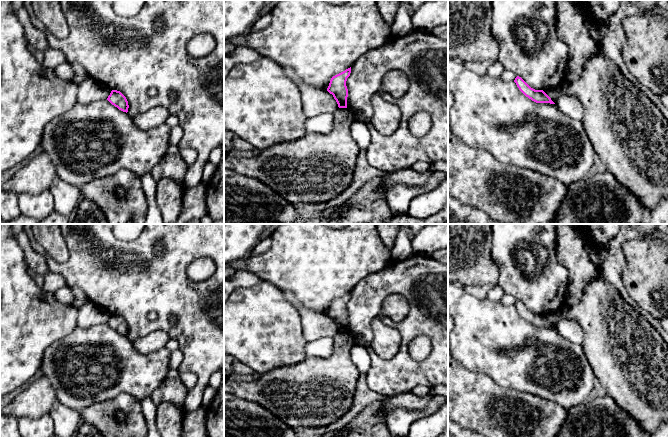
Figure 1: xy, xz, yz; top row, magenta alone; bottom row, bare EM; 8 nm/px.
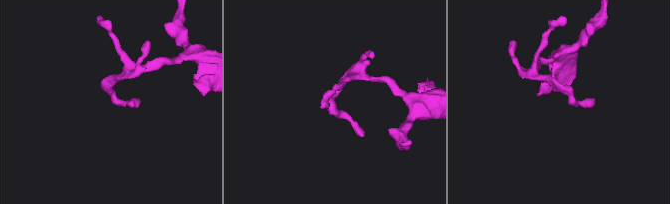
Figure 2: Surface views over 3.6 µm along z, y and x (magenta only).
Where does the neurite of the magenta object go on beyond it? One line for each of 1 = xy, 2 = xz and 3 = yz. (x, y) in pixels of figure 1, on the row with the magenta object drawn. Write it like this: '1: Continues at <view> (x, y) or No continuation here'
1: No continuation here
2: No continuation here
3: No continuation here

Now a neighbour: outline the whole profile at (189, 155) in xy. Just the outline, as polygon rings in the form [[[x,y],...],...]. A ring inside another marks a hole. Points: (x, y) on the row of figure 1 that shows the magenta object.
[[[180,148],[180,151],[178,154],[182,157],[182,159],[185,161],[185,163],[188,166],[192,165],[197,158],[197,153],[192,148]]]

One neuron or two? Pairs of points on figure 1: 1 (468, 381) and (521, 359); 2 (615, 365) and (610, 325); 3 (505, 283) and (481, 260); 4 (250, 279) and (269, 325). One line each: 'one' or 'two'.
1: two
2: one
3: two
4: two

